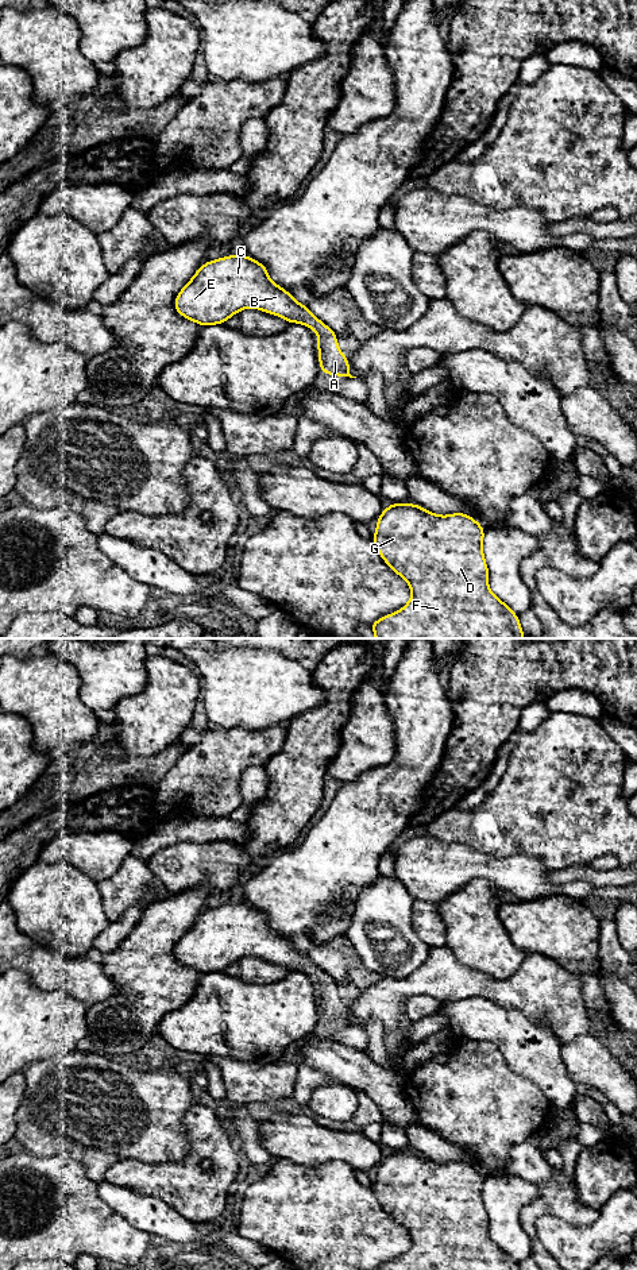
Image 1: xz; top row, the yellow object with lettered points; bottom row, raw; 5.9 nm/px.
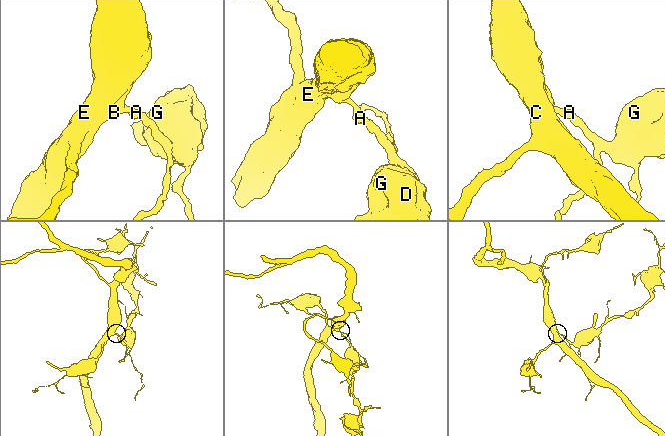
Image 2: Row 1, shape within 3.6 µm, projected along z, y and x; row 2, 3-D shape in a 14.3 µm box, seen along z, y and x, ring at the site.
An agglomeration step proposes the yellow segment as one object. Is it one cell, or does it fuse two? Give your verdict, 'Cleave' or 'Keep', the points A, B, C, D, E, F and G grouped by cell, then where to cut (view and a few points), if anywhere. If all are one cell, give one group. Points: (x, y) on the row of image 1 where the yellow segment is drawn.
Keep. Groups: A B C D E F G. No split

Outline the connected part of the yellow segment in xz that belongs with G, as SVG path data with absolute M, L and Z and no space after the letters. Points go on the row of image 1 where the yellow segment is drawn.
M402 502L383 509L371 540L385 563L409 583L412 598L401 610L370 625L375 638L525 638L518 615L489 588L484 532L476 520L464 513L437 516L416 503Z

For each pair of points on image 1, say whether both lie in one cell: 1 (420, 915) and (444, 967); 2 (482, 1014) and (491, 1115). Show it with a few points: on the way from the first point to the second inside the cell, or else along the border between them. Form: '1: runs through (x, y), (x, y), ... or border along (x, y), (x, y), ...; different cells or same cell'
1: border along (446, 945), (432, 948); different cells
2: border along (454, 1035), (490, 1041), (508, 1062); different cells

